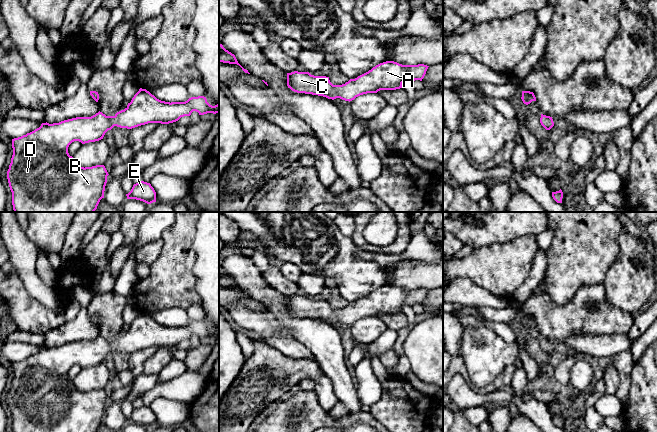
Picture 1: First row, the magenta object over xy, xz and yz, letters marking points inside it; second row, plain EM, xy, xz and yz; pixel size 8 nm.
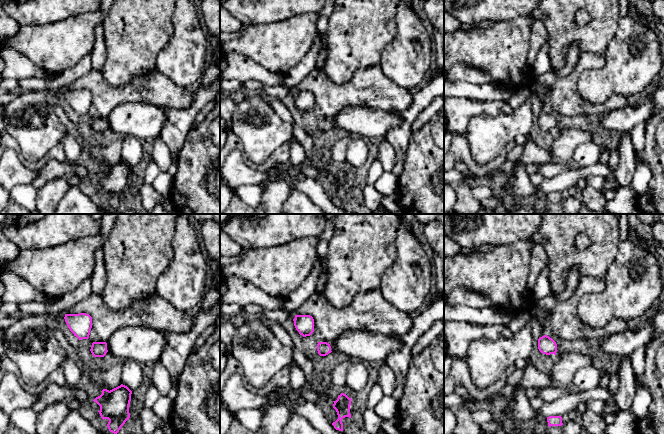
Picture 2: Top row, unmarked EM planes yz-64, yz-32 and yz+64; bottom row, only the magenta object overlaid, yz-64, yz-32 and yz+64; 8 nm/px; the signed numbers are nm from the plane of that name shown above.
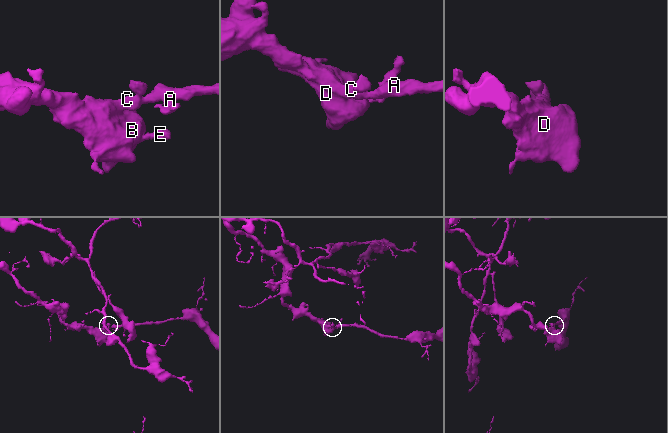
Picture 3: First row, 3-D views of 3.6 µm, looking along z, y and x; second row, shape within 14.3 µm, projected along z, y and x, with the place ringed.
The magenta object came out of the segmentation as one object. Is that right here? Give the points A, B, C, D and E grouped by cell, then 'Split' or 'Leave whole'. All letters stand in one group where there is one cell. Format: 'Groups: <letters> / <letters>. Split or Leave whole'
Groups: A B C D E. Leave whole

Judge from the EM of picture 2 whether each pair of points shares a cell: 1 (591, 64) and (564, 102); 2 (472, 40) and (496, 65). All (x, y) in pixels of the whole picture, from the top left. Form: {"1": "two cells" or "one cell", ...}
{"1": "one cell", "2": "one cell"}

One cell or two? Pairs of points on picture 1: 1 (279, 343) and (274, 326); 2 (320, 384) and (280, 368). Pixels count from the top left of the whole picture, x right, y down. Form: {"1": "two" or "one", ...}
{"1": "two", "2": "one"}

